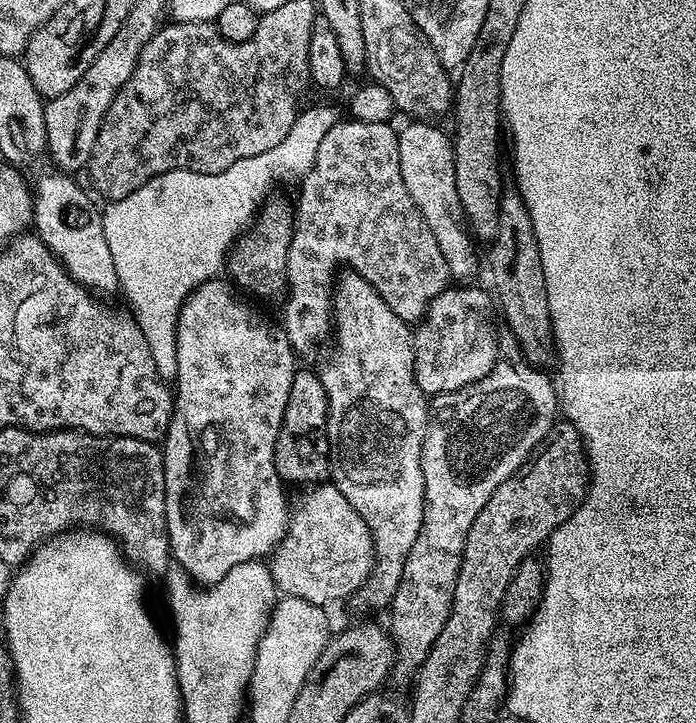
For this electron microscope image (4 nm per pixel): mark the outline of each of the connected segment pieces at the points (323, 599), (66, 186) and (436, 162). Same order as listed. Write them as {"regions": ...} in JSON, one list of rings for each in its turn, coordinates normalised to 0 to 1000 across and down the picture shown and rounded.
{"regions":[[[[461,667],[444,674],[431,686],[431,693],[424,693],[414,715],[414,733],[409,736],[402,752],[388,766],[388,784],[391,804],[409,826],[438,828],[440,833],[471,838],[476,830],[494,830],[500,823],[516,820],[534,793],[534,781],[540,777],[540,757],[534,748],[532,733],[526,722],[497,694],[491,678],[486,678],[476,667]]],[[[86,235],[63,238],[49,249],[49,270],[46,274],[46,310],[50,325],[56,326],[59,335],[79,351],[86,367],[99,376],[119,398],[134,407],[155,412],[159,404],[172,404],[172,386],[164,373],[164,357],[158,357],[158,339],[149,328],[149,302],[145,289],[132,284],[132,277],[108,254],[102,242]]],[[[586,169],[580,178],[573,178],[572,224],[578,230],[578,252],[583,252],[583,263],[589,263],[595,285],[601,285],[606,302],[612,302],[612,313],[618,313],[618,324],[624,324],[635,346],[635,357],[641,357],[645,383],[655,390],[672,390],[687,376],[685,339],[658,274],[645,184],[626,174],[621,169]]]]}

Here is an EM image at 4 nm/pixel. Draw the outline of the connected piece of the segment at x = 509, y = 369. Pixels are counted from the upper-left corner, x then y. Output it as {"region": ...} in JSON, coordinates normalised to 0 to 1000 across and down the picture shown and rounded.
{"region":[[[740,480],[723,483],[721,491],[714,497],[713,505],[704,512],[704,517],[698,517],[693,524],[671,531],[668,537],[659,537],[651,542],[636,542],[634,548],[625,549],[618,559],[618,580],[615,582],[615,599],[609,603],[609,621],[606,622],[606,661],[609,663],[609,726],[601,739],[601,744],[595,750],[595,755],[589,761],[589,766],[583,772],[583,783],[578,788],[578,799],[572,805],[572,816],[566,822],[560,837],[560,848],[563,846],[563,869],[560,867],[560,878],[563,889],[572,898],[572,907],[576,914],[593,913],[602,916],[611,913],[615,900],[624,893],[624,888],[629,882],[629,877],[635,877],[635,866],[641,866],[641,855],[647,849],[647,838],[652,827],[652,811],[658,799],[658,788],[664,777],[664,766],[670,755],[670,739],[675,733],[675,728],[681,728],[681,716],[687,716],[687,711],[693,711],[693,700],[698,700],[698,694],[704,694],[704,683],[710,683],[710,678],[716,678],[716,672],[721,672],[721,667],[727,667],[727,661],[733,661],[737,656],[759,638],[764,624],[779,611],[779,606],[784,606],[784,600],[792,595],[795,586],[802,581],[802,537],[797,530],[787,527],[787,515],[772,512],[766,505],[760,503],[753,495],[751,487]]]}

